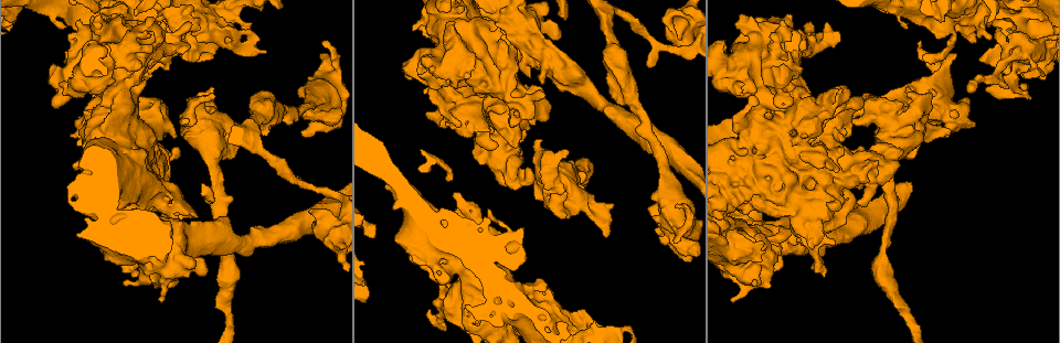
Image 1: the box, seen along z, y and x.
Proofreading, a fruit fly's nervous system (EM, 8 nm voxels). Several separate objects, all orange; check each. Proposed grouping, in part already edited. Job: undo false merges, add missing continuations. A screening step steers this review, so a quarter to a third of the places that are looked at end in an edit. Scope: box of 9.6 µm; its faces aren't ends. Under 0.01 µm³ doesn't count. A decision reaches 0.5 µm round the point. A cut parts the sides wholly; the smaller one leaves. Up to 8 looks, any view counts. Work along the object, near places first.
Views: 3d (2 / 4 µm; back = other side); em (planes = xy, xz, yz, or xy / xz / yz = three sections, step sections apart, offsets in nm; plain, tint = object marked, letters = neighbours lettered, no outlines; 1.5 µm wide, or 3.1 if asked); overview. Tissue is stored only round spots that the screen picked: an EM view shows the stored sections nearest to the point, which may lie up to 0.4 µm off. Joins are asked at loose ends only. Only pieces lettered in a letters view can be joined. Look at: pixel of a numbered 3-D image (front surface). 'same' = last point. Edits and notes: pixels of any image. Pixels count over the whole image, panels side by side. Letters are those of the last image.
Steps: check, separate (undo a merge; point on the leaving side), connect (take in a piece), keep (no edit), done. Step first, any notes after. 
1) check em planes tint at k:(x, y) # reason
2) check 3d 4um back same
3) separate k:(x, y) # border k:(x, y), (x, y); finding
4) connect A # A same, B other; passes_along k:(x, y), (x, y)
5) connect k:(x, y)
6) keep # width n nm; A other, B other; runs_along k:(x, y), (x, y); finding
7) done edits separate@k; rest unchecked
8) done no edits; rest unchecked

check 3d 4um back at 1:(155, 288) # stops while still wide

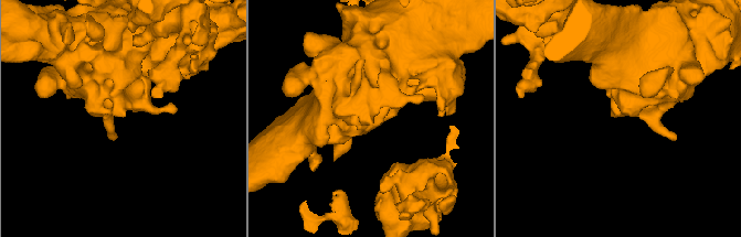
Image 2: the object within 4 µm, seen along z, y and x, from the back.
check em xy step 8 tint at 2:(370, 125) # shape alone is not enough

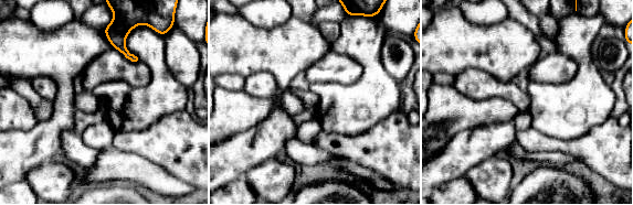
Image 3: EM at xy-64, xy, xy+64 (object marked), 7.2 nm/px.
check em planes letters same # cut it another way

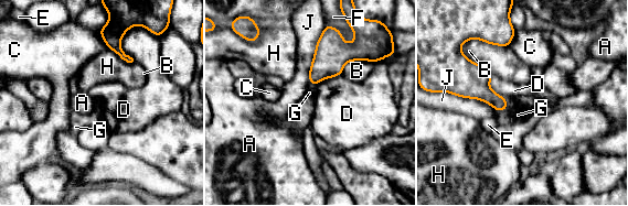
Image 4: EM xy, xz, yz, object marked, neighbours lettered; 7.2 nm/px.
keep # longest_contact J 550 nm; A other, B other, C other, D other, E other, F other, G other, H other, J other; border 4:(127, 29), (120, 47), (134, 60); none of them fits

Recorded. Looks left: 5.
check em planes letters at 1:(324, 41) # free end

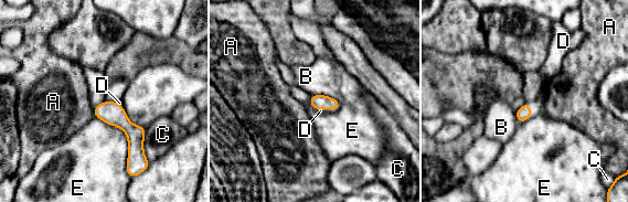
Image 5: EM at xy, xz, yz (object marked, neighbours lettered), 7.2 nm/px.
keep # width 110 nm; A other, B other, C other, D other, E other; border 5:(528, 103), (531, 109), (531, 117); no lettered piece goes on from it

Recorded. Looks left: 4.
check em xy step 8 plain at 1:(925, 60) # branch stops here

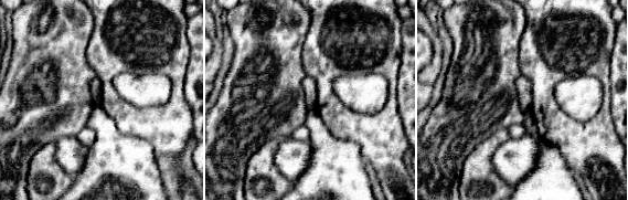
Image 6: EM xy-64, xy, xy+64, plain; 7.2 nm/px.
check em xy step 8 letters same # what lies round it

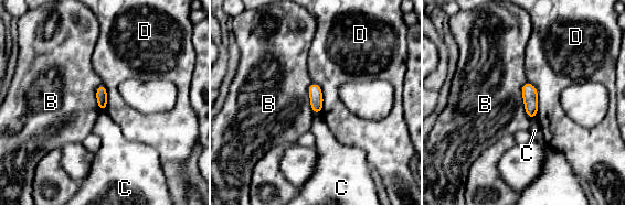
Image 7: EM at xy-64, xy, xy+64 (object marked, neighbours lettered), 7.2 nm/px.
keep # longest_contact D 280 nm; B other, C other, D other; none of them fits

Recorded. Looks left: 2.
done no edits; rest unchecked

